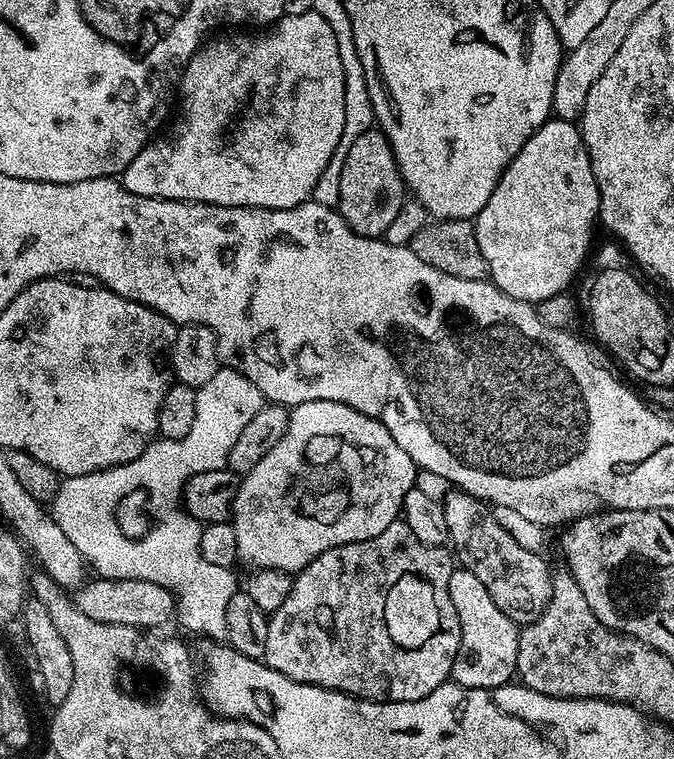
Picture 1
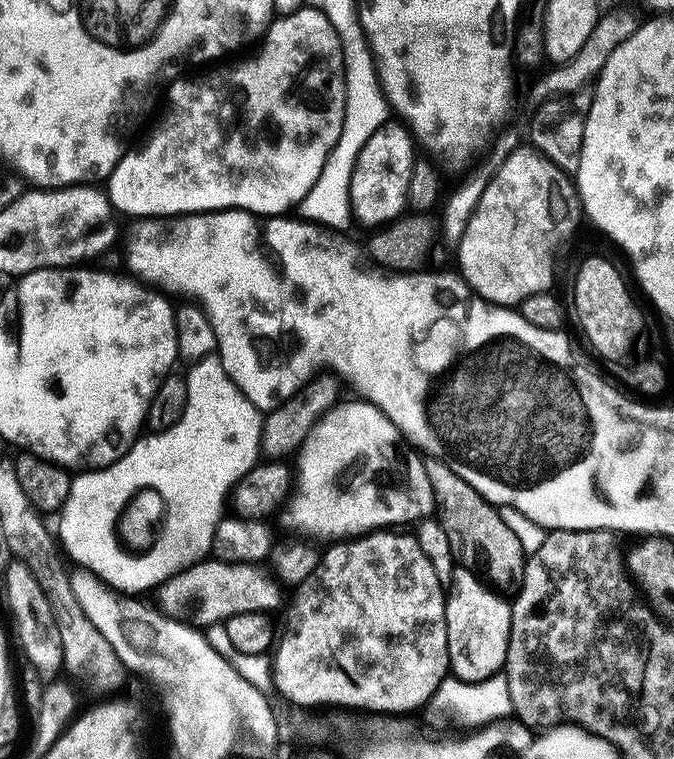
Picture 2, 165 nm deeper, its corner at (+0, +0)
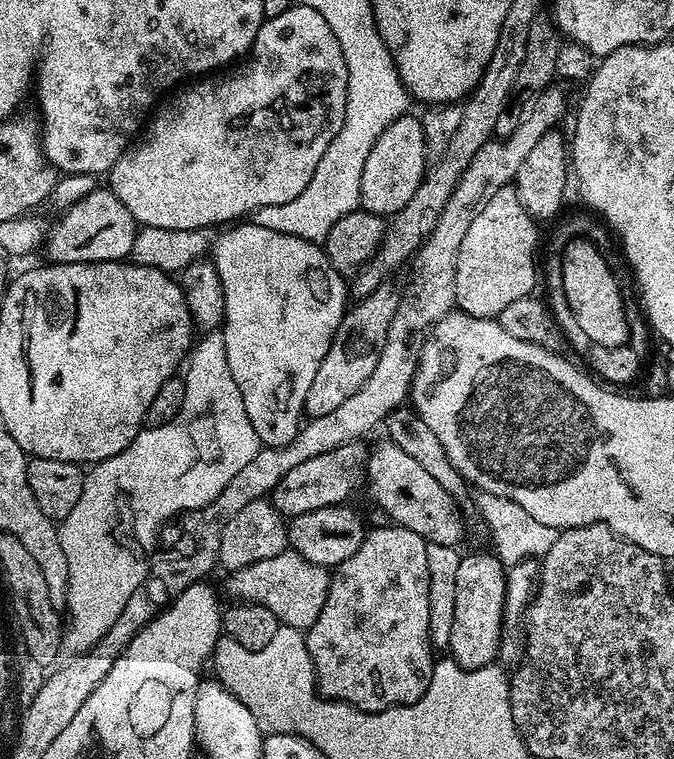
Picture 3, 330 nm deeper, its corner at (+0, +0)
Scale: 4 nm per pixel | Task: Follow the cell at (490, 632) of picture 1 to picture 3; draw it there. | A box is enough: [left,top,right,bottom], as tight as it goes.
[447,555,506,670]

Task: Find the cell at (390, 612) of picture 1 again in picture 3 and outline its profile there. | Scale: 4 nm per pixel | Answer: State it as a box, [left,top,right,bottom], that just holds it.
[306,526,434,712]

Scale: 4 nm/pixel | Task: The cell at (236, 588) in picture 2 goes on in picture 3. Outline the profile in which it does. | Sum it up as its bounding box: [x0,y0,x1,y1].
[224,550,330,630]

